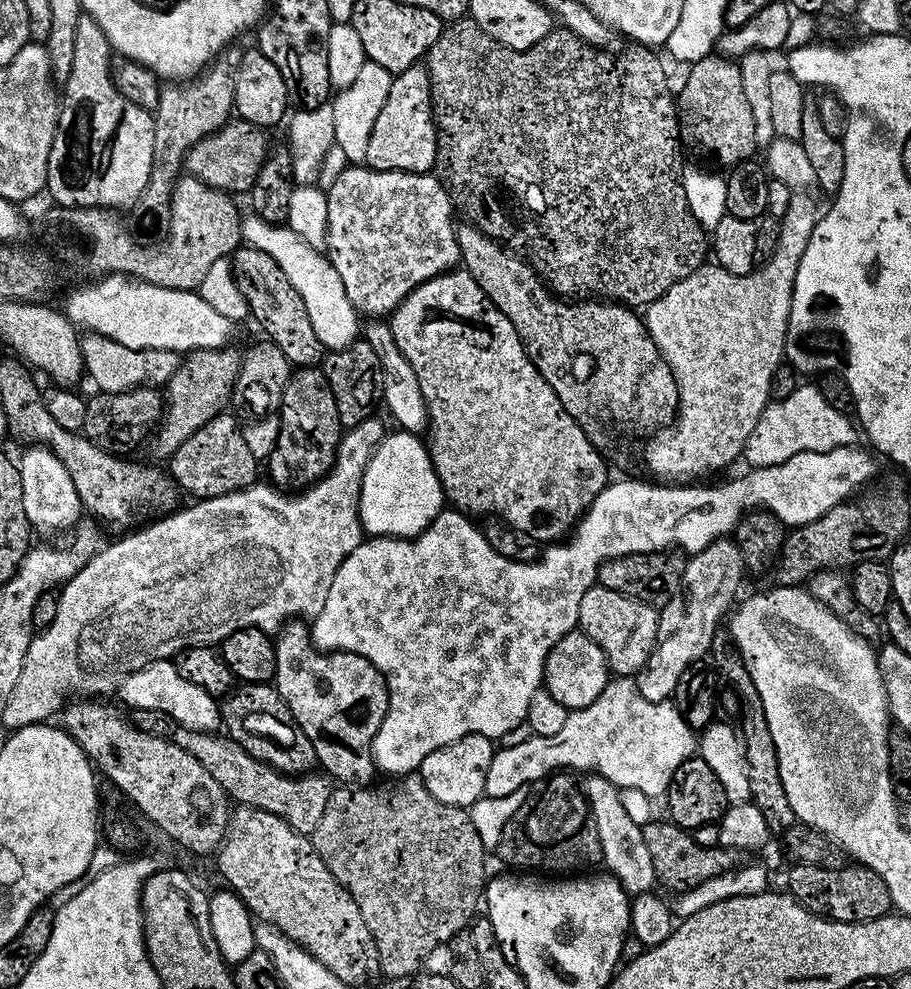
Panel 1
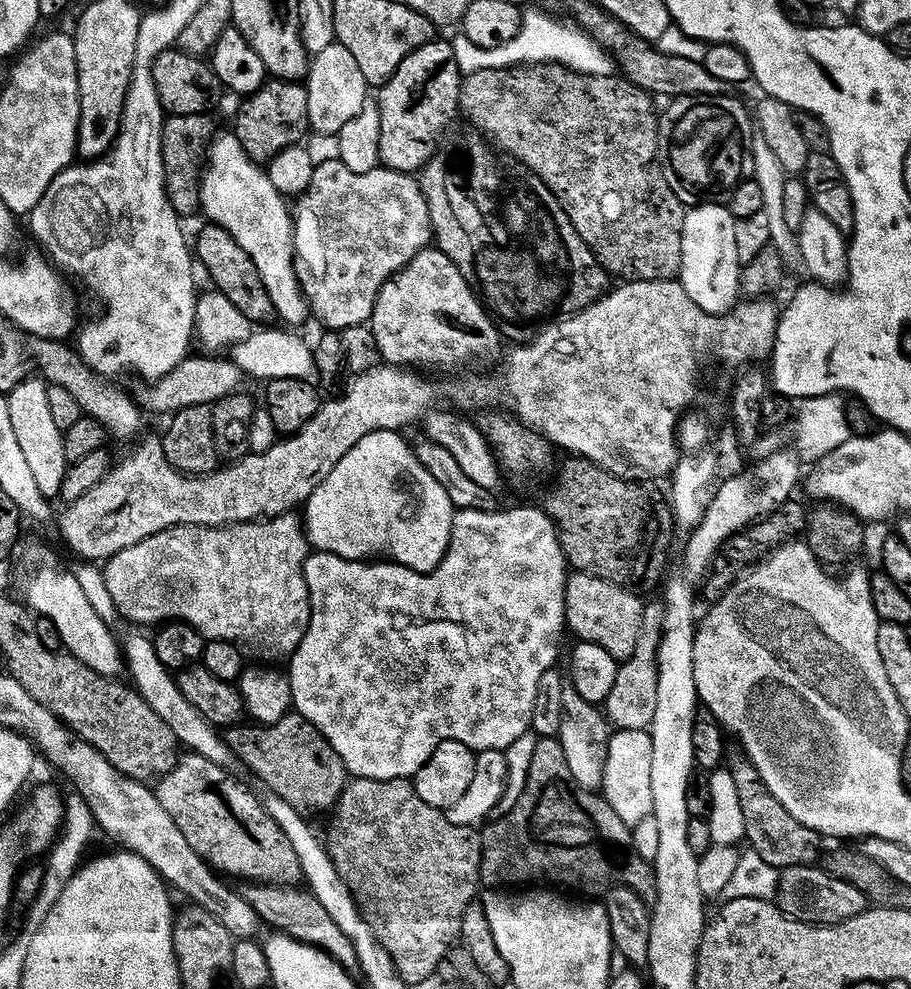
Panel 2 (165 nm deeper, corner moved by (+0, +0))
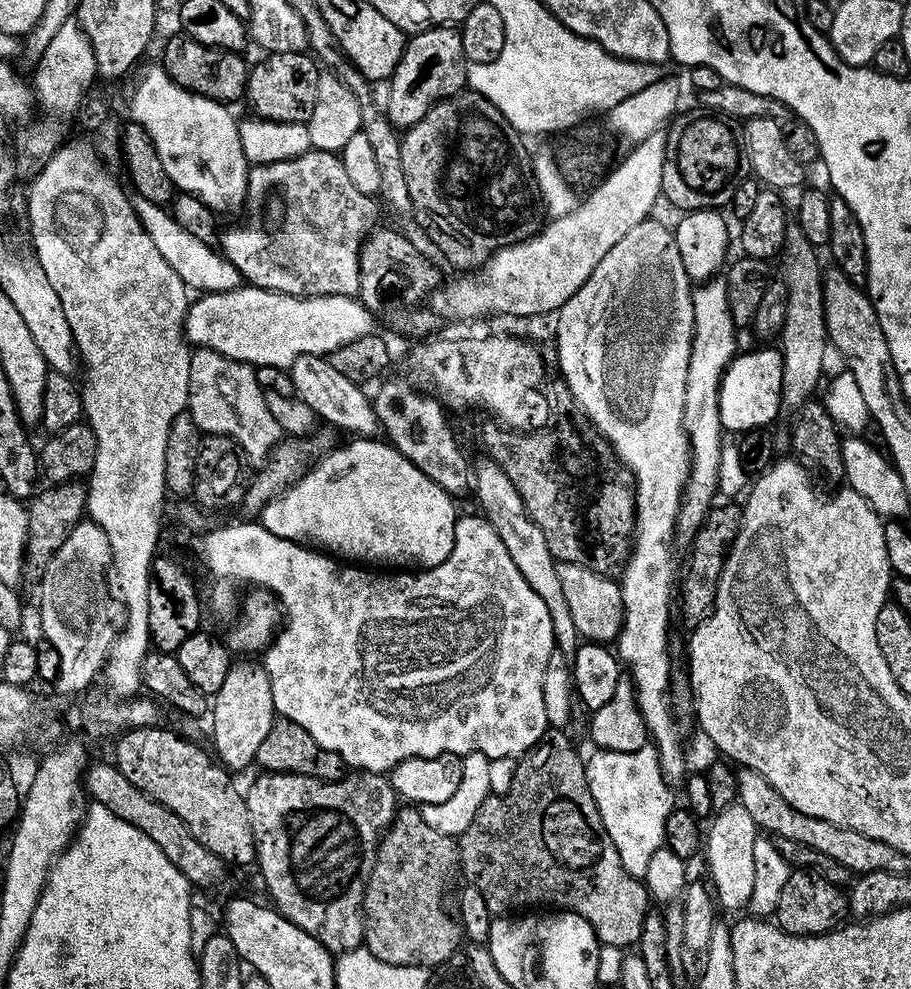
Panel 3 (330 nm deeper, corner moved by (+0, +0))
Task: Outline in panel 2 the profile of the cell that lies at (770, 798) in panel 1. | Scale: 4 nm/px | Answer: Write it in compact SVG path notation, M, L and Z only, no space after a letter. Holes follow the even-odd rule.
M737 754L732 760L730 771L734 778L734 787L738 789L738 803L742 806L742 822L744 823L744 840L751 851L757 852L770 866L777 870L790 866L815 865L821 859L822 837L813 828L802 826L774 794L762 782L756 767L743 755Z

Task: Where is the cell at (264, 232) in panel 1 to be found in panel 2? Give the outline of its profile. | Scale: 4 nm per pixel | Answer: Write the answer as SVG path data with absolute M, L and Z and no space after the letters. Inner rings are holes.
M228 134L228 136L217 135L213 139L212 143L208 146L208 155L206 157L206 167L203 169L202 175L200 177L200 206L203 215L208 215L207 219L213 224L221 224L226 231L234 238L234 242L238 242L238 246L242 246L242 250L246 250L246 254L250 254L250 262L254 262L254 270L256 271L256 276L262 282L262 286L266 290L266 294L270 298L272 303L273 313L277 317L281 316L285 320L283 322L288 326L296 326L292 324L300 324L303 322L307 316L310 316L310 305L308 299L304 296L304 291L300 288L300 279L296 276L296 266L294 263L294 249L292 246L292 212L286 205L285 197L281 196L279 190L274 186L274 182L270 182L267 171L261 165L253 164L252 159L246 154L246 150L242 150L242 142L234 134Z

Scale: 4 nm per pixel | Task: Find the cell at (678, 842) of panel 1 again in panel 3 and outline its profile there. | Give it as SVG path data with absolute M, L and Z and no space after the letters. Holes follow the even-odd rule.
M552 730L545 735L533 748L529 748L516 760L516 769L514 770L514 782L510 782L510 790L506 790L504 796L490 794L482 802L482 806L478 806L478 814L474 814L474 822L470 822L470 826L466 826L466 830L458 837L458 847L460 850L459 871L464 871L464 876L471 887L478 890L478 894L482 894L482 898L486 898L486 906L493 914L508 914L513 910L520 910L523 904L540 904L543 900L549 900L549 905L555 906L560 910L568 910L576 912L582 918L586 918L586 922L590 922L590 926L594 930L596 939L601 945L612 948L628 948L639 945L640 935L642 934L642 922L648 916L650 911L650 897L648 890L644 886L643 879L632 876L627 872L619 858L618 850L615 849L614 843L607 836L606 828L603 825L602 818L599 816L598 806L591 796L590 786L587 784L587 774L585 772L585 761L576 753L576 748L572 745L572 740L568 737L569 733L564 730Z

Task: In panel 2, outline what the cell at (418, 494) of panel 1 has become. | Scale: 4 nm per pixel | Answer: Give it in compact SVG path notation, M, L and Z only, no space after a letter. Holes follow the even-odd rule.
M390 430L366 434L366 438L354 442L354 446L338 458L338 466L309 494L302 512L305 512L306 532L313 549L333 552L347 560L387 558L415 572L433 572L444 561L452 542L452 503L446 498L446 490L434 482L434 474L418 462L413 445L400 436L403 435L399 431Z

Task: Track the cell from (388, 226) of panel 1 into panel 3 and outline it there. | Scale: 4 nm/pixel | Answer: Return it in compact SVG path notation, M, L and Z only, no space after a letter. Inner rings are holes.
M309 150L303 152L301 156L295 156L282 162L270 162L249 167L248 193L243 206L244 224L236 224L233 228L226 229L225 232L223 229L218 240L218 248L222 255L239 270L241 277L249 285L291 296L342 295L356 298L360 294L360 247L377 227L376 219L380 216L379 207L381 208L381 205L373 197L362 194L362 190L354 190L354 182L350 182L350 177L346 174L346 166L341 162L337 153Z

